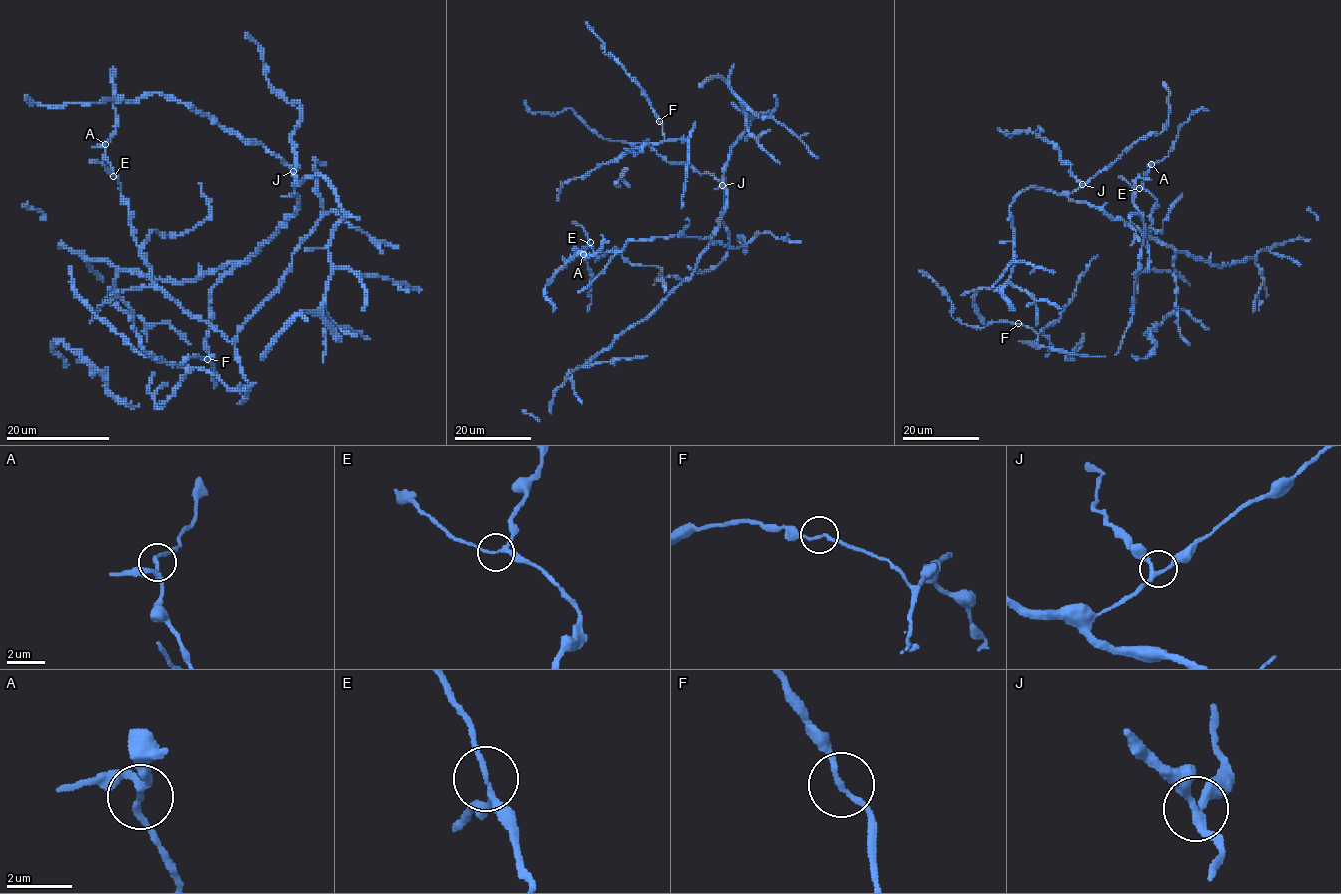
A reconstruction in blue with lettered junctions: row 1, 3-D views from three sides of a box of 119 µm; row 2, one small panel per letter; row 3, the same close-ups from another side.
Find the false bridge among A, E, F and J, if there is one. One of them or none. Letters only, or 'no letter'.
no letter

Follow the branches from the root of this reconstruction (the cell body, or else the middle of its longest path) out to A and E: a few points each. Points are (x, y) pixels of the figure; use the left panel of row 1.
A: (283, 275), (282, 284), (230, 341), (187, 315), (152, 281), (105, 144)
E: (283, 275), (282, 284), (229, 341), (208, 323), (187, 315), (152, 281), (129, 206), (114, 176)

